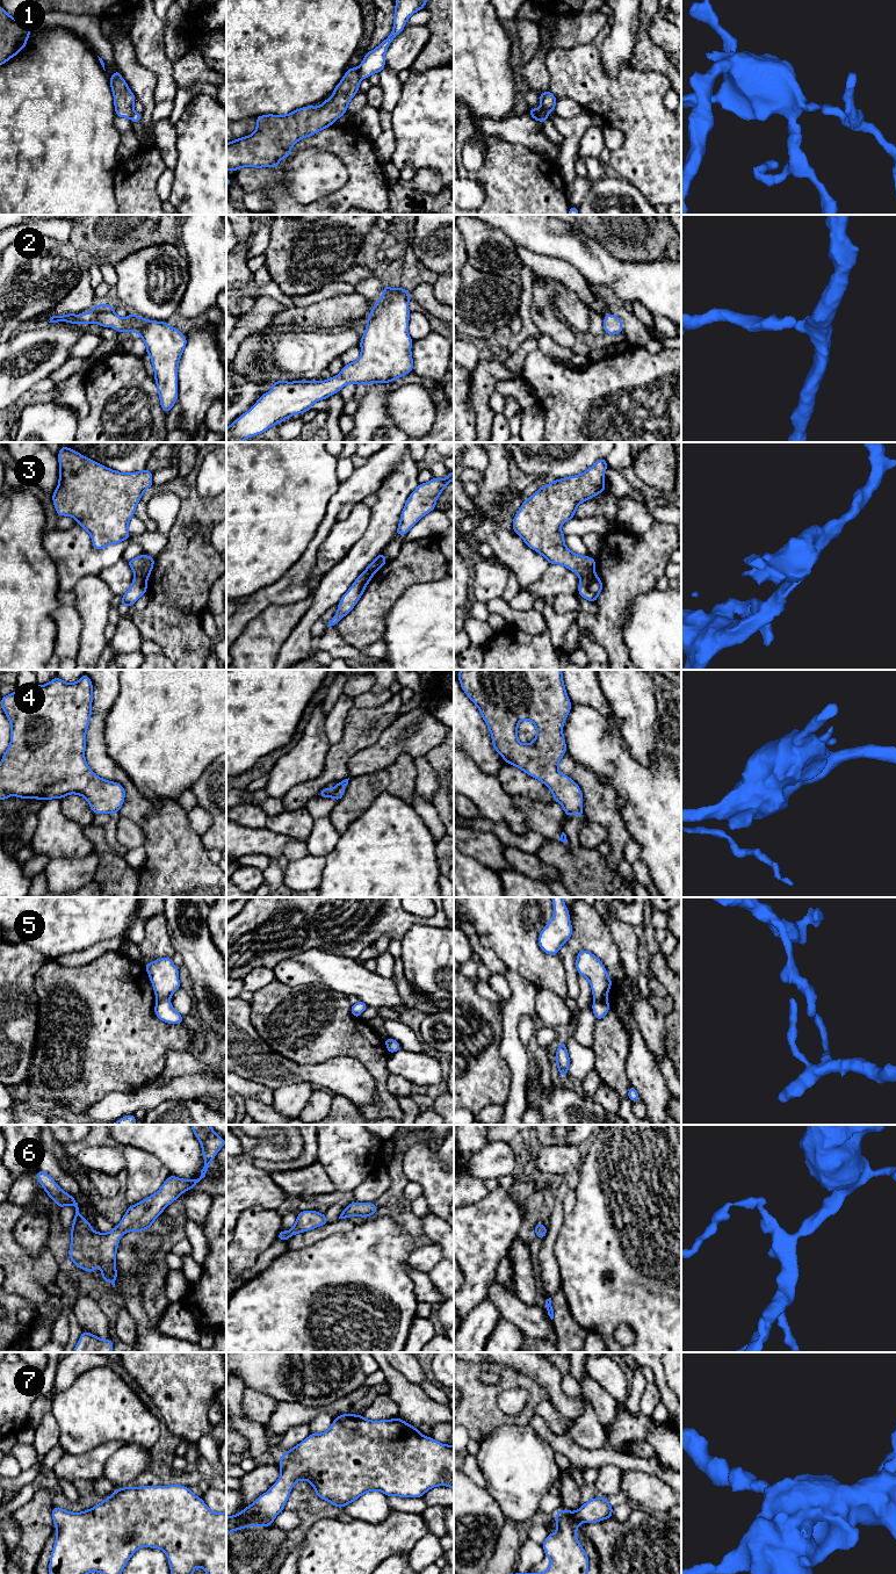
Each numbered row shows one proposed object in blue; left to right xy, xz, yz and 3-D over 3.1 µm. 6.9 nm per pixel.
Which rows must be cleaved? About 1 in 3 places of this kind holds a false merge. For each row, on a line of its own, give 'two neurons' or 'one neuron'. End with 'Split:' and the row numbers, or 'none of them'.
1: two neurons
2: one neuron
3: two neurons
4: two neurons
5: two neurons
6: one neuron
7: one neuron
Split: 1, 3, 4, 5

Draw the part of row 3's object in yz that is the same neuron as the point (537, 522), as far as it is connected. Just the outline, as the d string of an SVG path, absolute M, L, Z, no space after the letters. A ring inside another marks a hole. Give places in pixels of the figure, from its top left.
M599 459L583 474L556 479L540 488L532 497L523 500L516 512L512 528L533 550L540 553L549 564L561 564L580 578L595 572L595 559L572 553L565 544L565 534L561 530L564 522L575 518L579 504L605 491L606 459Z

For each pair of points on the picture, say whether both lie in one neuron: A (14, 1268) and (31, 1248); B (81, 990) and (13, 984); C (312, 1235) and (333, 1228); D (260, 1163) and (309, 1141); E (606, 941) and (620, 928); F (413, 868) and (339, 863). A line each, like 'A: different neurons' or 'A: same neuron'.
A: different neurons
B: different neurons
C: same neuron
D: same neuron
E: different neurons
F: same neuron

